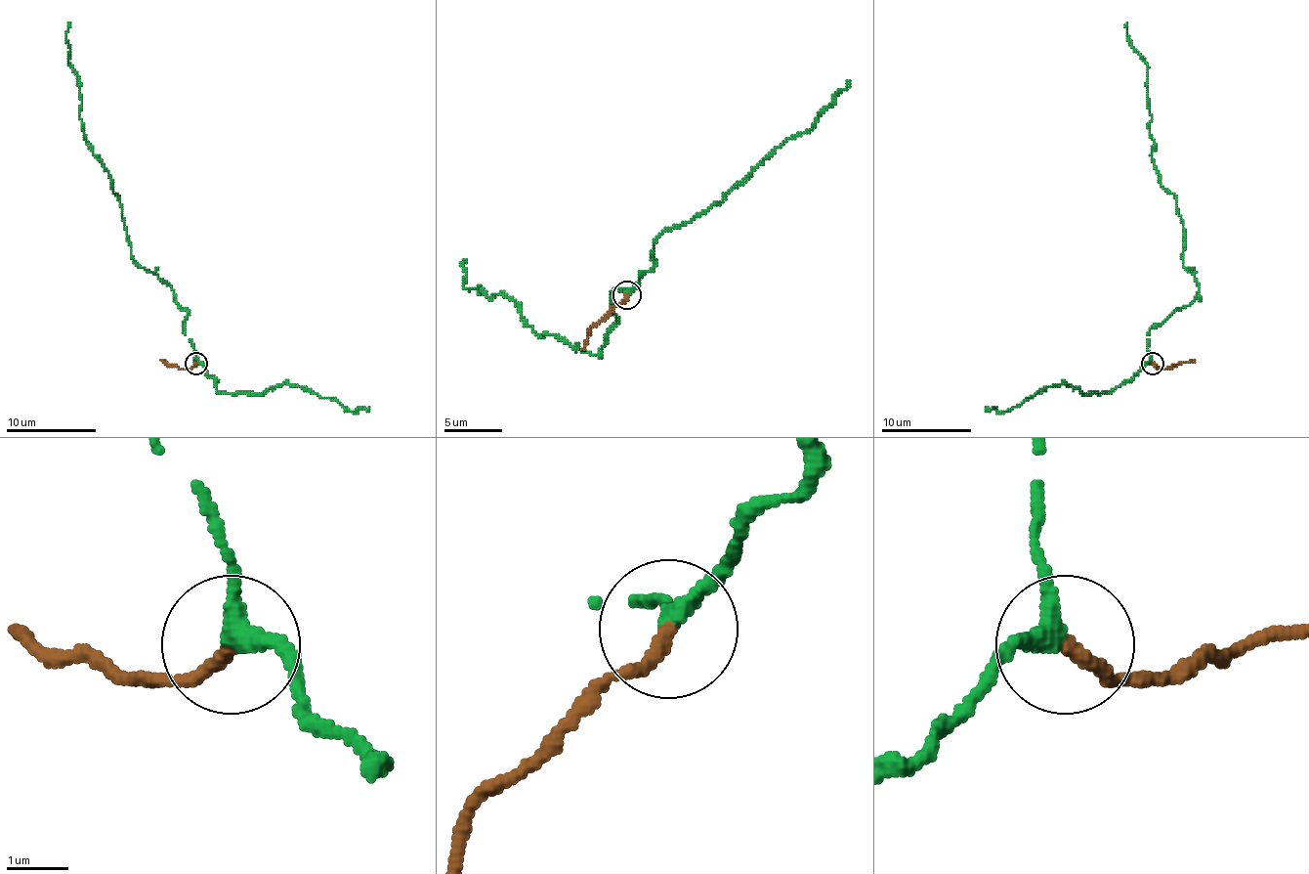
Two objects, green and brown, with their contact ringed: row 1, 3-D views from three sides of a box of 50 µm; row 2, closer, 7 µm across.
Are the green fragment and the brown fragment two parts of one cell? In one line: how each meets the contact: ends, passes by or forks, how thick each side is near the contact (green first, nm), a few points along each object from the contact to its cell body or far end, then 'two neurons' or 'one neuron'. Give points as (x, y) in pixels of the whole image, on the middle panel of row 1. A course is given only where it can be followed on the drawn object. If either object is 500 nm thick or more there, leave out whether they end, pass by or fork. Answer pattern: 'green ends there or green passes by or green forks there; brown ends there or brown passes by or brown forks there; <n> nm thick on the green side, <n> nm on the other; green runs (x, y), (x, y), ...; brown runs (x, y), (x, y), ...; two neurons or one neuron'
green passes by; brown ends there; 280 nm thick on the green side, 240 nm on the other; green runs (627, 294), (613, 288), (613, 328), (590, 355), (556, 334), (535, 334), (509, 297), (466, 288), (466, 263); brown runs (627, 294), (590, 328), (581, 349); one neuron

